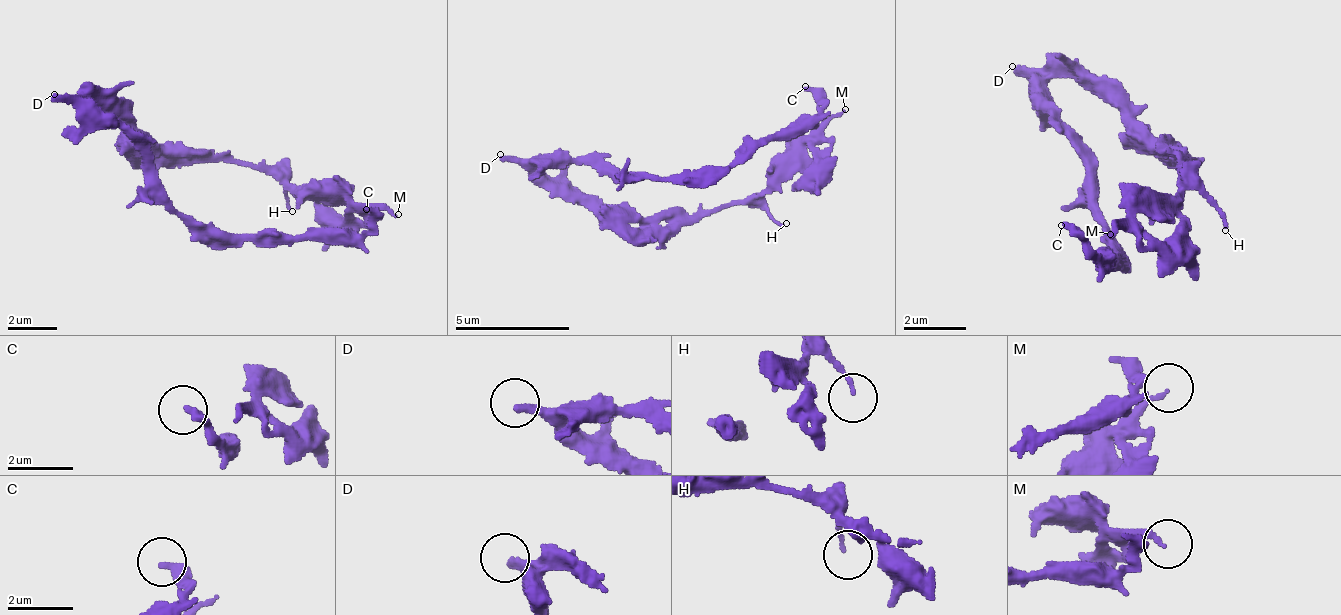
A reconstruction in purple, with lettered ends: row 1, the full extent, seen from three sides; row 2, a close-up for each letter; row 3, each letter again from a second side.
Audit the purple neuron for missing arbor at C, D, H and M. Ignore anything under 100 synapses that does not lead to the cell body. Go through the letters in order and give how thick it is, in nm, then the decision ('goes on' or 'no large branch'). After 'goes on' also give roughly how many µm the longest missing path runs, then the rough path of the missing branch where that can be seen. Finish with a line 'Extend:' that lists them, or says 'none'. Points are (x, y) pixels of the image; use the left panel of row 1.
C: 260 nm thick; no large branch
D: 280 nm thick; goes on; about 140 µm are missing
H: 90 nm thick; no large branch
M: 110 nm thick; no large branch
Extend: D

